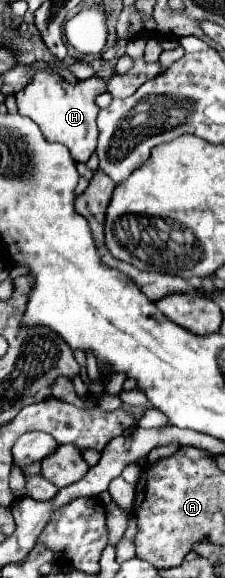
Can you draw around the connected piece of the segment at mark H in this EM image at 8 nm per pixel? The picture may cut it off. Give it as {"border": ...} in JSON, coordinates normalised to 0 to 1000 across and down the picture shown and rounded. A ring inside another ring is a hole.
{"border":[[[169,125],[151,131],[151,142],[71,163],[80,197],[98,194],[98,201],[142,204],[178,218],[213,246],[284,249],[311,260],[329,280],[391,280],[391,273],[427,256],[427,239],[436,239],[436,221],[427,221],[436,183],[418,173],[462,156],[471,156],[471,138],[444,138],[427,131],[320,149],[222,125]]]}

